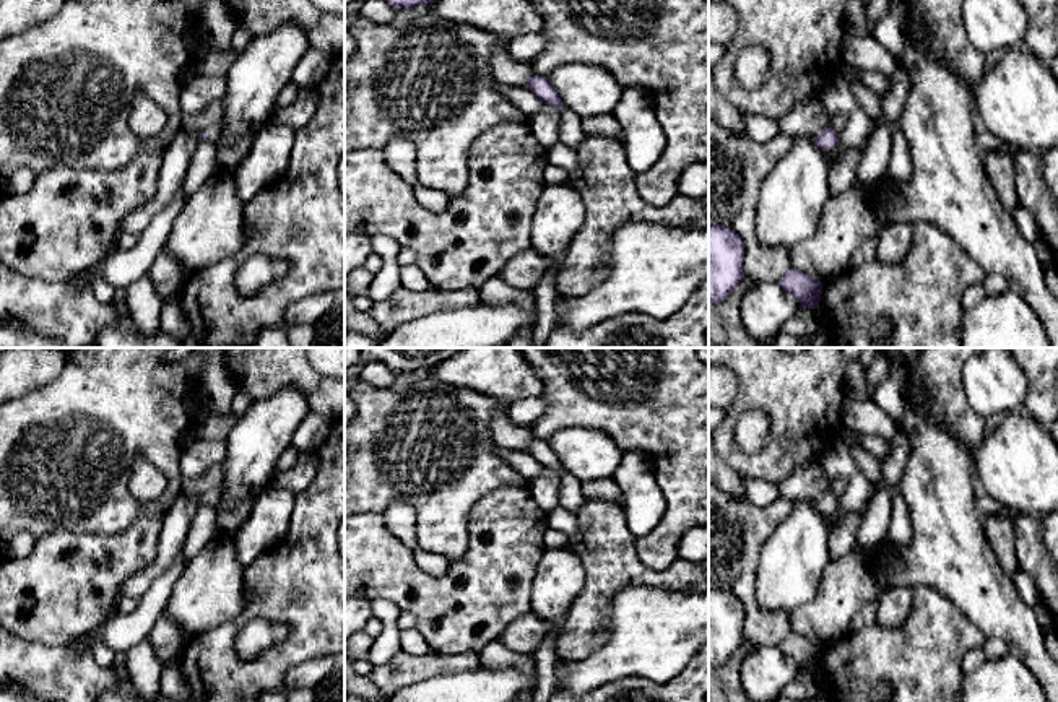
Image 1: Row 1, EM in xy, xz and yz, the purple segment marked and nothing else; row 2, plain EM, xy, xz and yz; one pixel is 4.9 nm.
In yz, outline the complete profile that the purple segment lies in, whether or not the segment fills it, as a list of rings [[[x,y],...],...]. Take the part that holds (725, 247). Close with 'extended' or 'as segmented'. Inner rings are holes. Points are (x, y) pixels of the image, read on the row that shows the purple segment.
[[[709,224],[709,302],[725,301],[744,278],[744,244],[730,228]]] | as segmented

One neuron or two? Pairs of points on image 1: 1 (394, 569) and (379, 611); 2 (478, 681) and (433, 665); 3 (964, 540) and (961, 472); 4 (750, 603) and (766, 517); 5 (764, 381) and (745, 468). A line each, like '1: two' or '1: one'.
1: two
2: two
3: one
4: one
5: one

